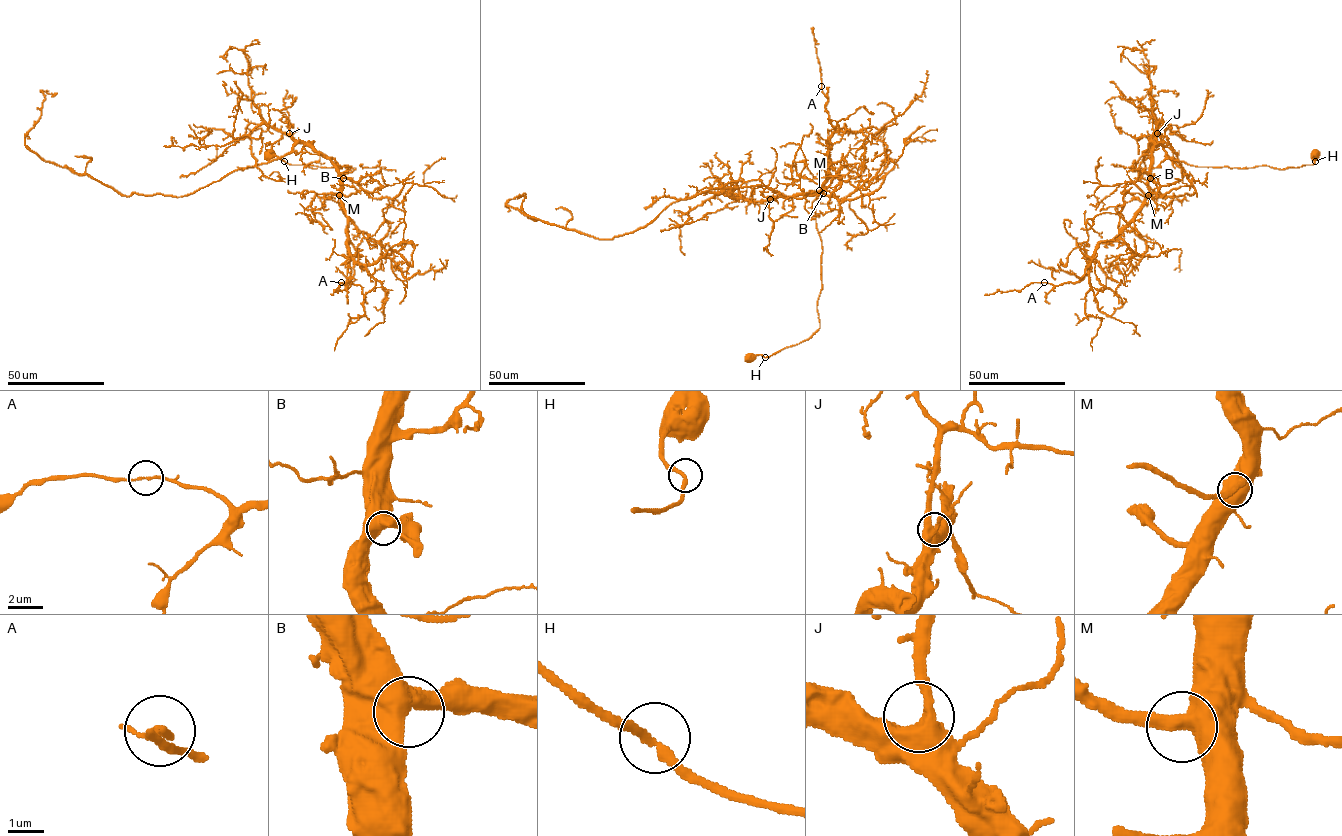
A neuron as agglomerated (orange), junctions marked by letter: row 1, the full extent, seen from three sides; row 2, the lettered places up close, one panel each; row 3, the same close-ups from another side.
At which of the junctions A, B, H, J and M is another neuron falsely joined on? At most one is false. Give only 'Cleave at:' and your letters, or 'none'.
Cleave at: none

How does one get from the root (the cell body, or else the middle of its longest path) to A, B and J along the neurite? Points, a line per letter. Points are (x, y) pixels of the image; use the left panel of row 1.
A: (268, 155), (290, 164), (342, 167), (334, 159), (347, 221), (347, 247), (354, 266), (347, 285), (341, 282)
B: (268, 155), (276, 155), (290, 164), (339, 169), (336, 165), (341, 168), (334, 159), (337, 173), (343, 178)
J: (268, 155), (290, 164), (342, 167), (334, 159), (335, 167), (289, 133)

